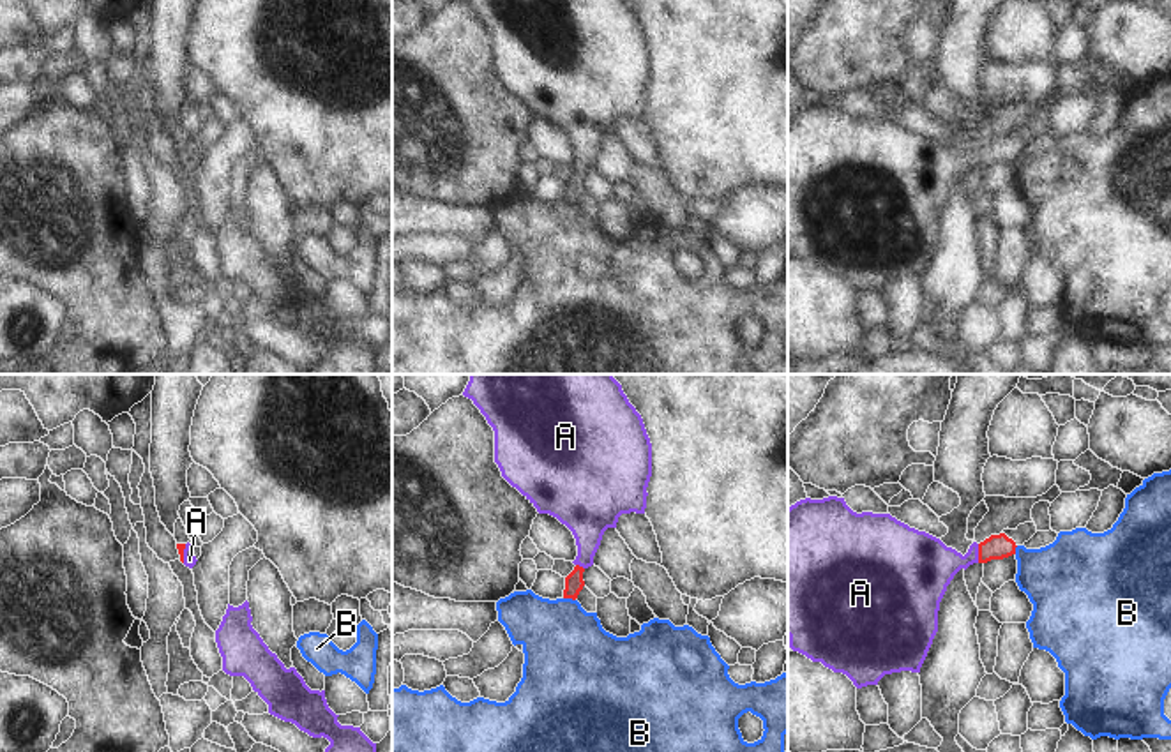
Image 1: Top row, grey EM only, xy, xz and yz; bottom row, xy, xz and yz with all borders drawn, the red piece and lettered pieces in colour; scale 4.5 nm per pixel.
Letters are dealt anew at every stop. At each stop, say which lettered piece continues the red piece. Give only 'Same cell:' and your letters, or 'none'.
Same cell: A

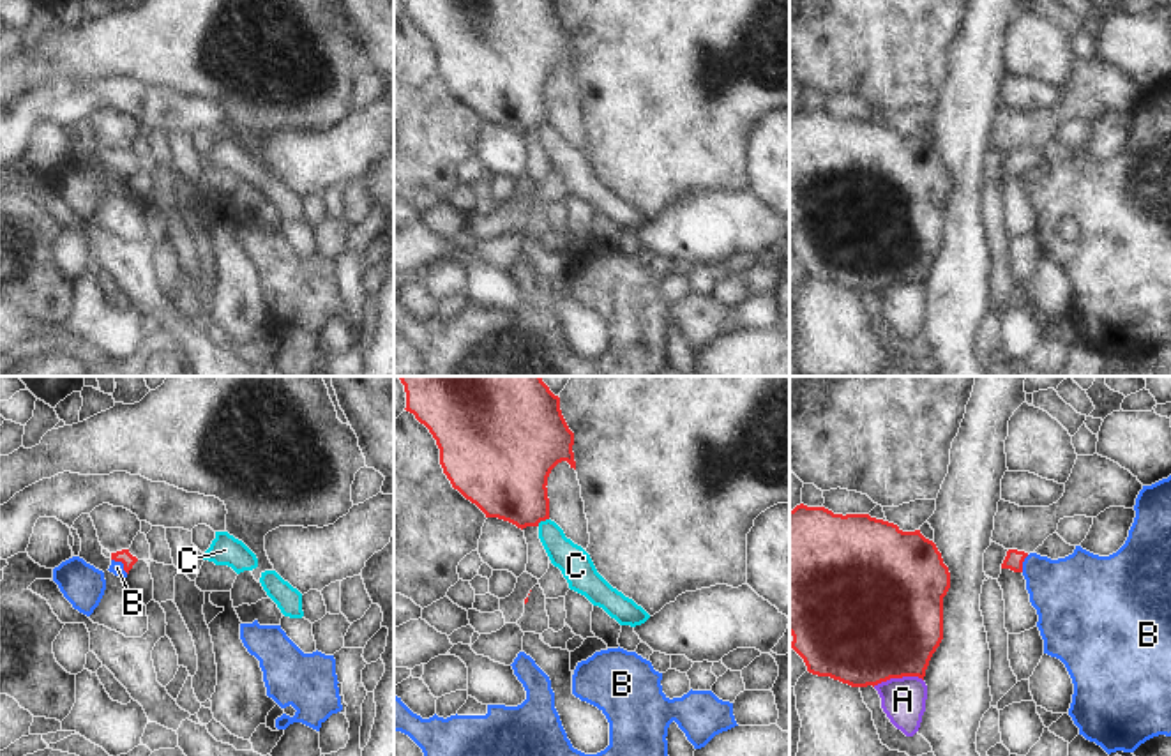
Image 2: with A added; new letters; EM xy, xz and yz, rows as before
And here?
Same cell: none

